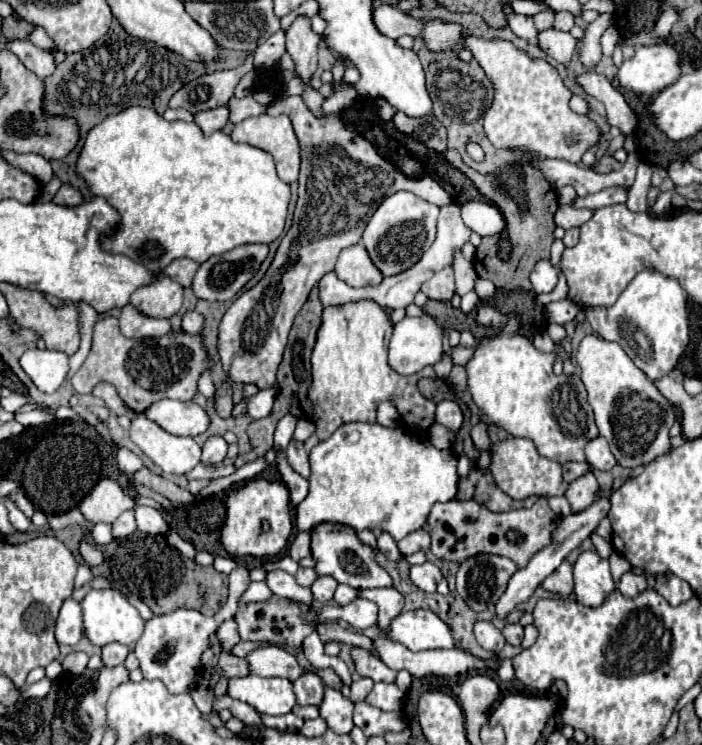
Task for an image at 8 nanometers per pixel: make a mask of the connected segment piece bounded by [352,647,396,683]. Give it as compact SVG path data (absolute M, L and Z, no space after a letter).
M354 647L352 649L352 657L354 657L354 663L356 663L356 671L360 677L368 677L372 679L374 683L394 683L396 681L396 671L392 671L390 667L386 667L376 655L368 653L366 649L360 649L360 647Z

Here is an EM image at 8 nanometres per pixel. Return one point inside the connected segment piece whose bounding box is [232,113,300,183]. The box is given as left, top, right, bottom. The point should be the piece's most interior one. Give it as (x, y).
(273, 134)

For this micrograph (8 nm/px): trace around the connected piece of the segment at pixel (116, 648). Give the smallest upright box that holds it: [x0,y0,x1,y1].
[102,643,130,667]

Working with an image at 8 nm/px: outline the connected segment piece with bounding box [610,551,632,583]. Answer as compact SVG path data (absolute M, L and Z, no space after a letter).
M614 551L614 553L610 555L610 569L612 569L612 577L614 577L616 583L620 581L620 577L622 577L630 567L632 567L632 565L630 565L618 551Z

